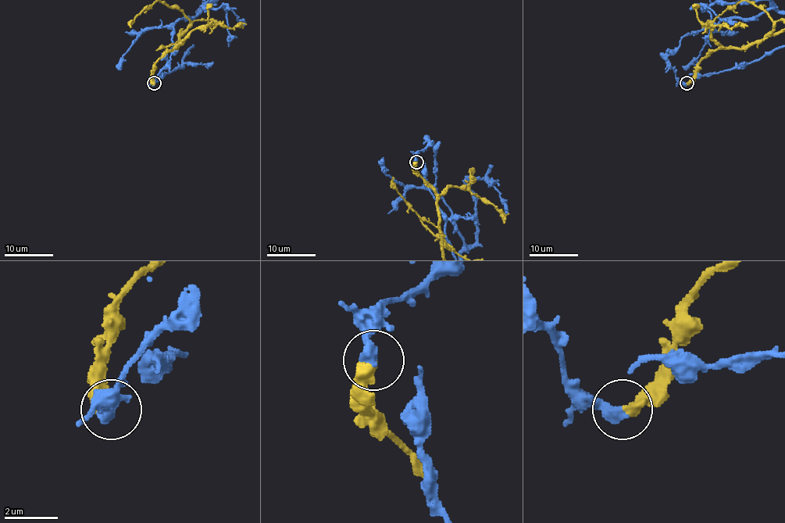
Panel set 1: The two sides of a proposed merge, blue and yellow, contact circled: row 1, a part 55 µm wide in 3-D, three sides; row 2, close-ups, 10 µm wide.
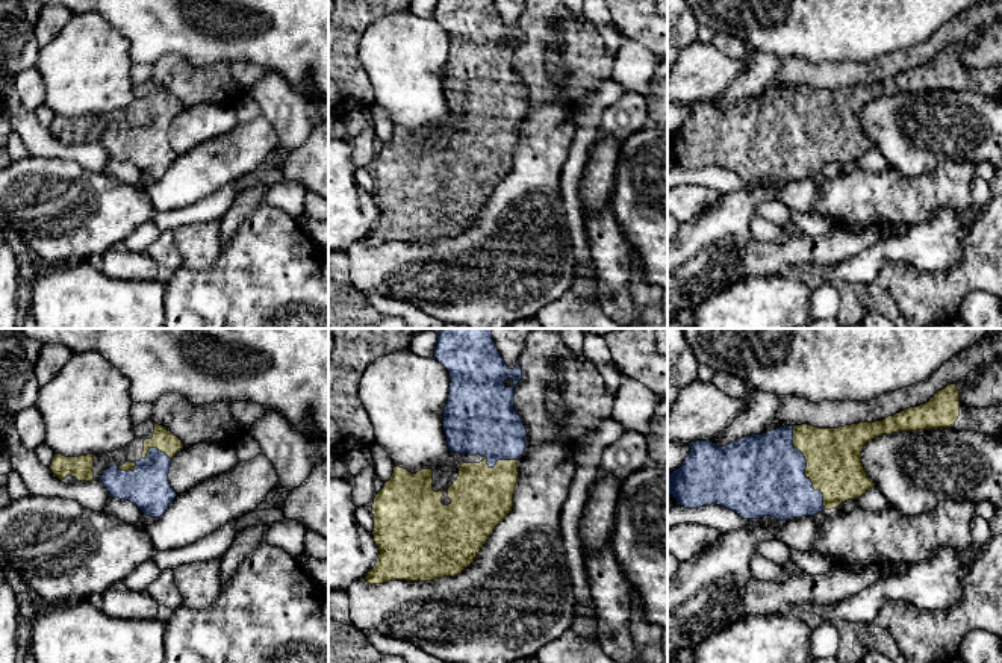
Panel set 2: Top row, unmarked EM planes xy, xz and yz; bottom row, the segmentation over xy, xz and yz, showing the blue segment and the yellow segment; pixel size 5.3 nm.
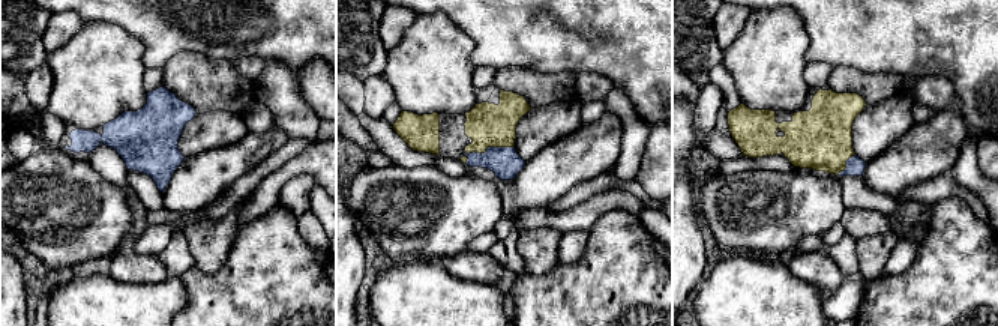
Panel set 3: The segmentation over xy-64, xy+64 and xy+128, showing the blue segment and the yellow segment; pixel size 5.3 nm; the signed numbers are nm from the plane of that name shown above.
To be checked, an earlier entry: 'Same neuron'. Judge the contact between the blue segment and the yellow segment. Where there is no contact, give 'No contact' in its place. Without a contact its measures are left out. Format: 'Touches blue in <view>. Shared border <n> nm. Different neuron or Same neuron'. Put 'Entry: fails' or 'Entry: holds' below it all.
Touches blue in yz. Shared border 480 nm. Different neuron
Entry: fails

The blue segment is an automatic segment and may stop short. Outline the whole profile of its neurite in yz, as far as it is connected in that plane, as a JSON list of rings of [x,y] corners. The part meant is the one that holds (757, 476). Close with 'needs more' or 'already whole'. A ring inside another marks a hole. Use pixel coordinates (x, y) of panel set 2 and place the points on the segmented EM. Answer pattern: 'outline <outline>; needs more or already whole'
outline [[[793,425],[751,434],[725,447],[711,440],[696,440],[689,447],[683,465],[667,475],[667,492],[677,500],[677,506],[699,509],[717,504],[743,519],[772,516],[778,521],[825,512],[823,493],[813,489],[811,480],[805,477],[807,460],[793,447]]]; already whole

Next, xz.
outline [[[442,328],[434,359],[450,372],[450,395],[443,410],[443,431],[451,453],[484,456],[489,468],[498,460],[519,460],[524,454],[525,425],[515,410],[515,386],[522,366],[510,369],[499,354],[492,328]]]; already whole

